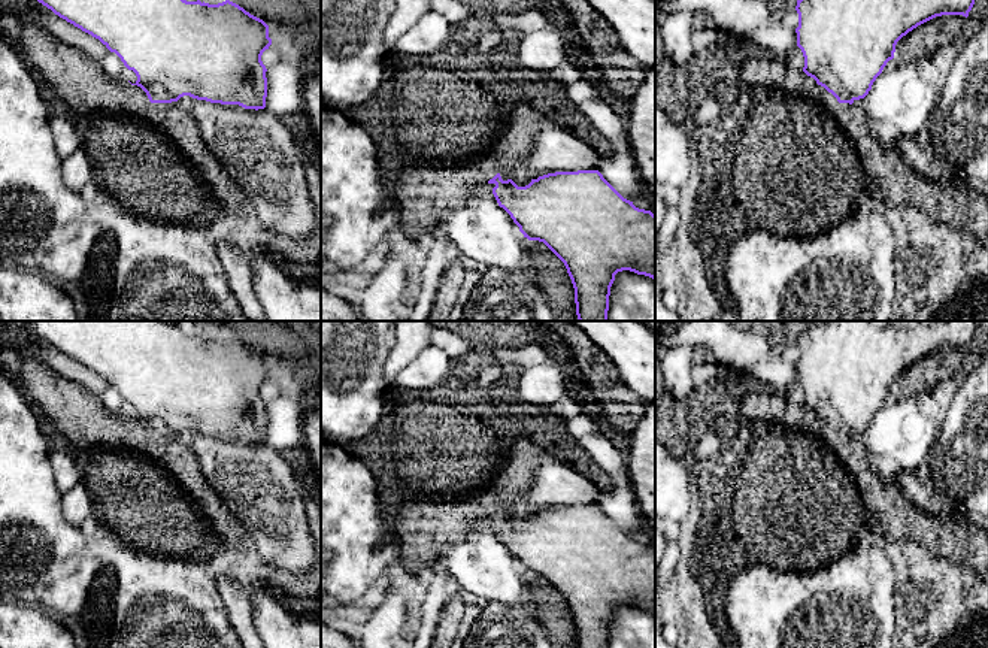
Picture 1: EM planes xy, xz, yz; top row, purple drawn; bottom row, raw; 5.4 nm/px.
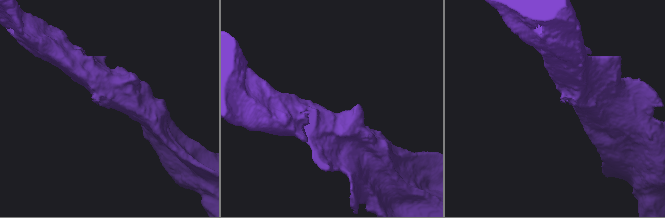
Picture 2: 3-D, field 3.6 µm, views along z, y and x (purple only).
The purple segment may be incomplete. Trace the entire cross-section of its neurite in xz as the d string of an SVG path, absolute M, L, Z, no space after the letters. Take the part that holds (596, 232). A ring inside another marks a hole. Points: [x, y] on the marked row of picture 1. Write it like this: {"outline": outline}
{"outline": "M598 170L548 173L525 187L512 179L503 181L497 173L488 184L495 185L493 194L498 206L510 215L524 237L543 242L564 263L575 288L579 321L607 321L610 287L618 272L630 270L655 281L655 215L624 199Z"}

